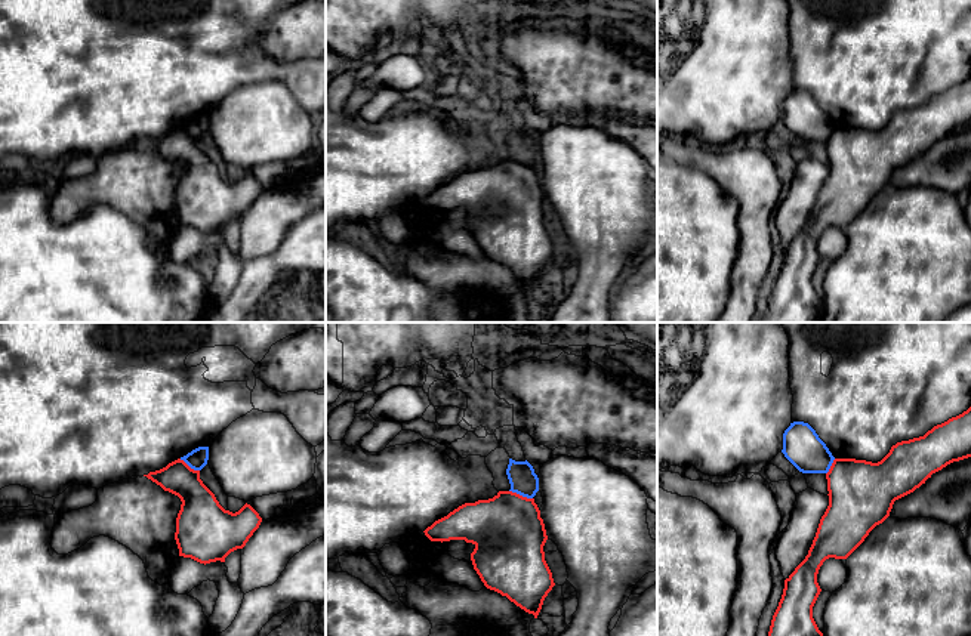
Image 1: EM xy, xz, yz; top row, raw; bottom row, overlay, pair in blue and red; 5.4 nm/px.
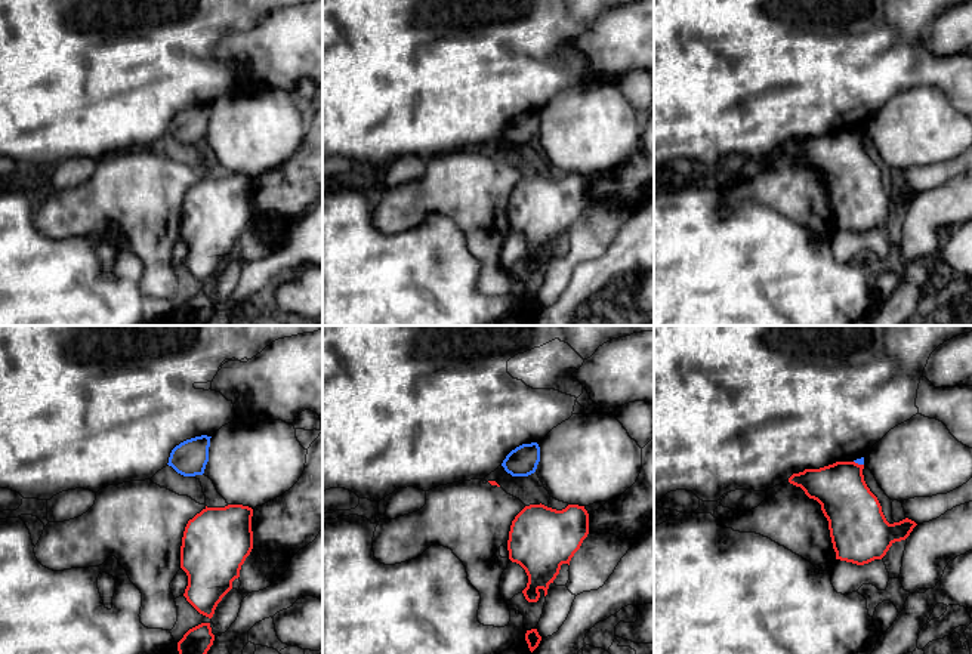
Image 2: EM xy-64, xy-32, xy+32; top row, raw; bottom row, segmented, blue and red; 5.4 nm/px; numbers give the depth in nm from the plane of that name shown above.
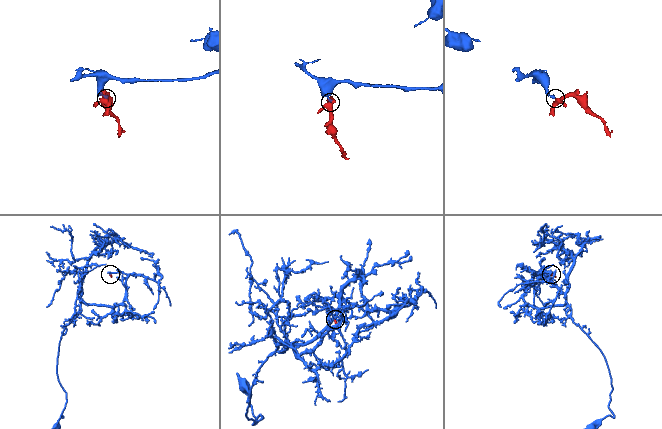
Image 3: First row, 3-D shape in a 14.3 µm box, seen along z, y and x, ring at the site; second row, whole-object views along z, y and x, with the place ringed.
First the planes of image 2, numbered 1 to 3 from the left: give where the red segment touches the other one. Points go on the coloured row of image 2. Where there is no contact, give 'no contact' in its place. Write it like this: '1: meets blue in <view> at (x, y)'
1: no contact
2: no contact
3: meets blue in xy+32 at (858, 463)

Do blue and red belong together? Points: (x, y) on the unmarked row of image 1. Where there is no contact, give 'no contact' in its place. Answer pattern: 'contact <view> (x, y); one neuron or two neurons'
contact xz (521, 163); two neurons

